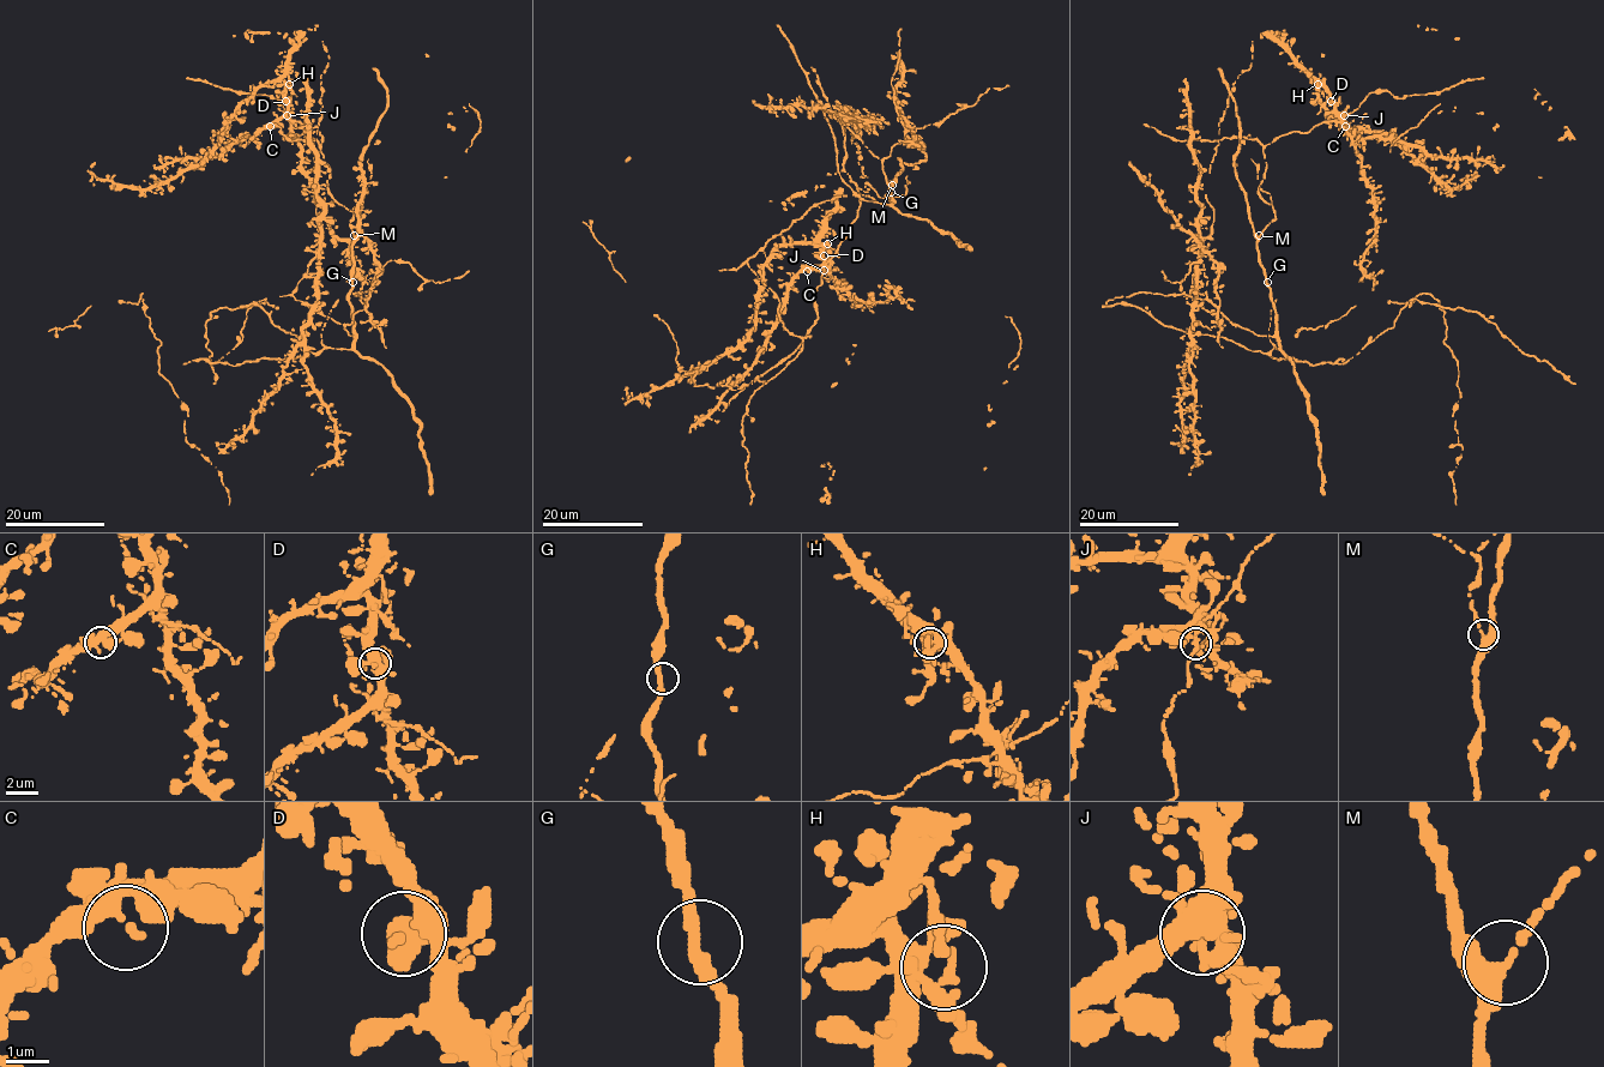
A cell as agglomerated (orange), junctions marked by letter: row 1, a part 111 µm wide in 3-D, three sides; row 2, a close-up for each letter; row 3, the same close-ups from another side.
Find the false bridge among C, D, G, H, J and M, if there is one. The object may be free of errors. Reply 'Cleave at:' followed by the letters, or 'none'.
Cleave at: none

